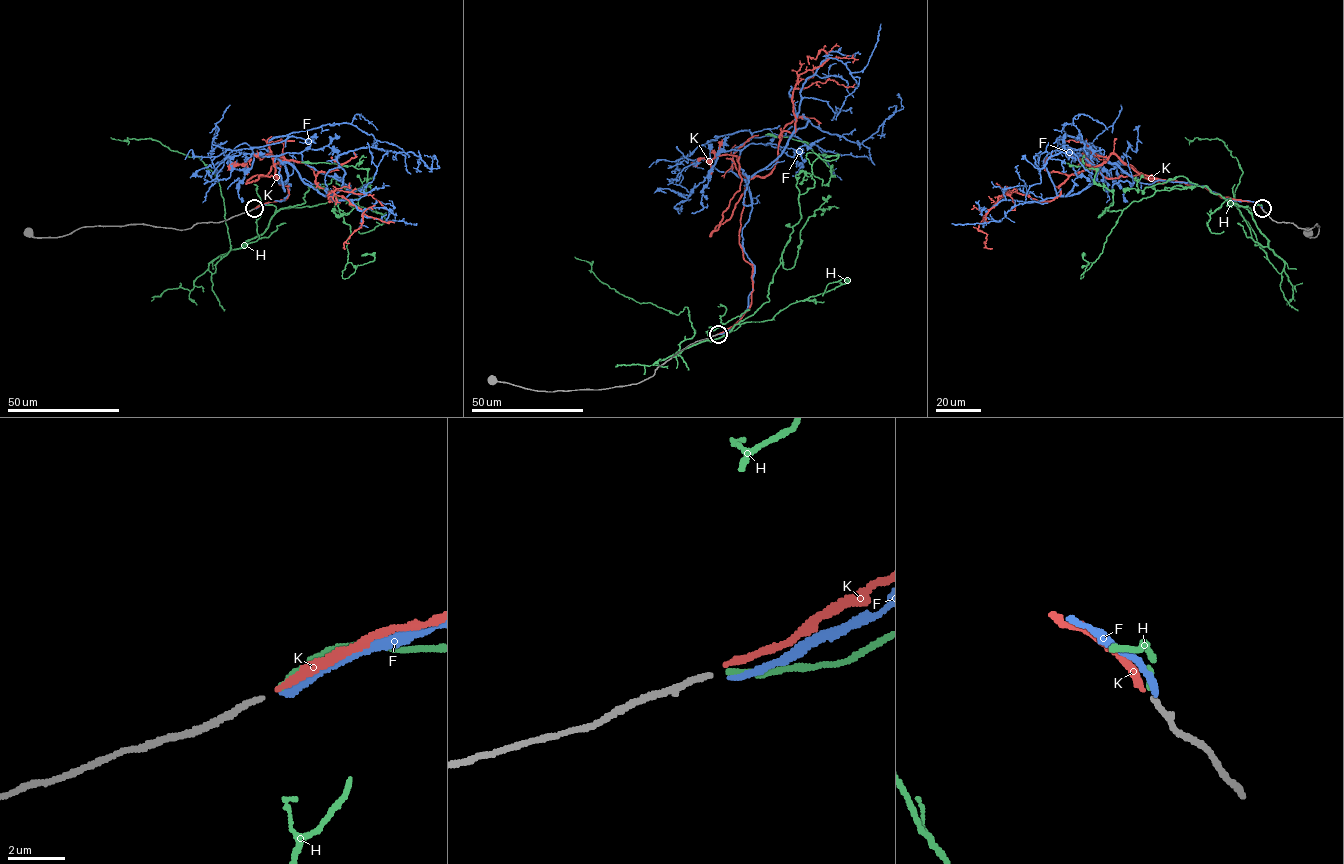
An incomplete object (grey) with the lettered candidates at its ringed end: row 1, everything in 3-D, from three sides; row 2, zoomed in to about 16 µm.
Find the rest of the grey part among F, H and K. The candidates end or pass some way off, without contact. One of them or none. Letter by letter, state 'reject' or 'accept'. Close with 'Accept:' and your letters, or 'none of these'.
F: reject
H: accept
K: reject
Accept: H

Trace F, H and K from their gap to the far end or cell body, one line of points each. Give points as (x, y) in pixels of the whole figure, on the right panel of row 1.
F: (1262, 208), (1105, 162), (1058, 195), (1044, 157), (1069, 150), (1039, 168), (1021, 159)
H: (1262, 208), (1254, 207), (1251, 217), (1284, 263), (1280, 273), (1240, 213), (1236, 158), (1222, 140), (1185, 137)
K: (1261, 208), (1145, 178), (1112, 154), (1071, 173), (1049, 201), (999, 196), (977, 229), (992, 248)

